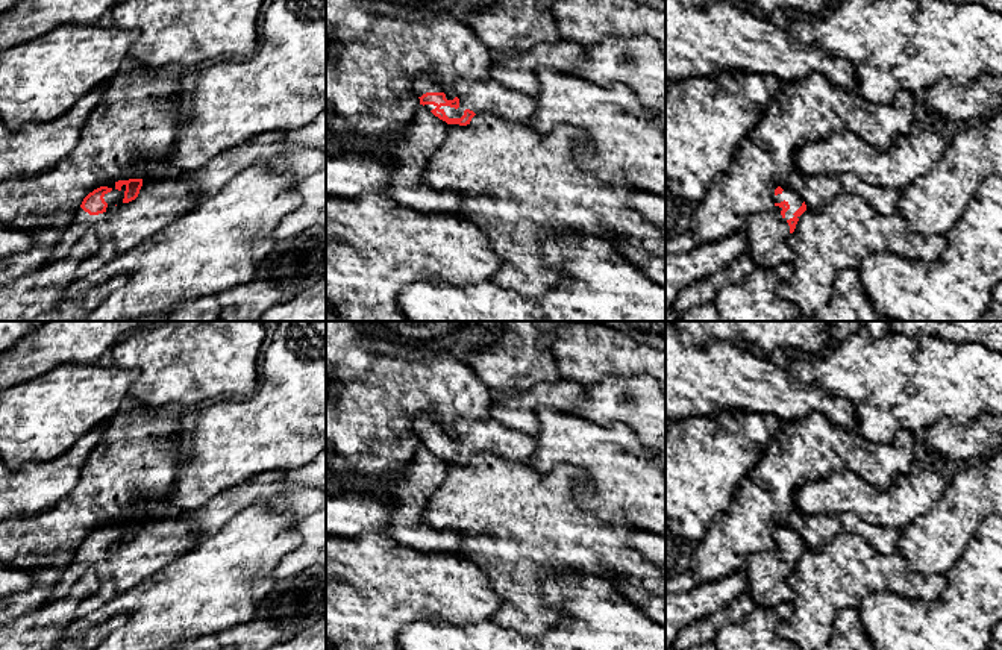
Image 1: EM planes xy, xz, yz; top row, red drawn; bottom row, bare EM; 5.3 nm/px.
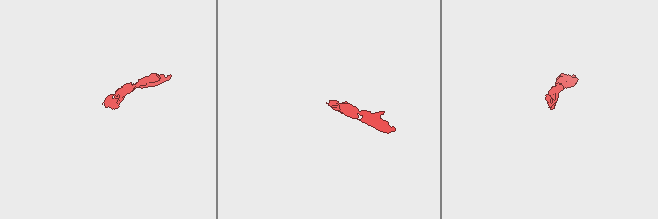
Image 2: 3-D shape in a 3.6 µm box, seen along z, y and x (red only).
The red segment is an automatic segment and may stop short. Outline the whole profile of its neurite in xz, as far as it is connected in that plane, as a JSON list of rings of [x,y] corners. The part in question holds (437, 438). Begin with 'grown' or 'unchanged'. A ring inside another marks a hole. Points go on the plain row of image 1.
grown; [[[426,412],[417,417],[414,430],[420,444],[447,464],[467,465],[476,453],[493,453],[528,464],[537,447],[534,436],[493,420],[459,420],[447,429]]]

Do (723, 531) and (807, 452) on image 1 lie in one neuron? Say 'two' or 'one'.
one

